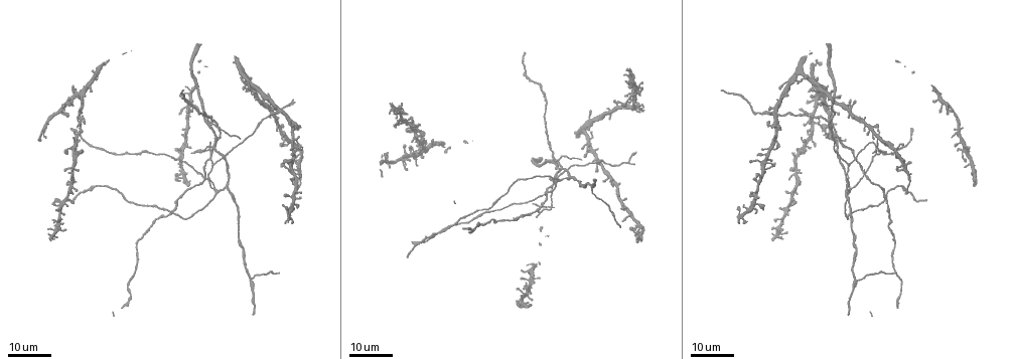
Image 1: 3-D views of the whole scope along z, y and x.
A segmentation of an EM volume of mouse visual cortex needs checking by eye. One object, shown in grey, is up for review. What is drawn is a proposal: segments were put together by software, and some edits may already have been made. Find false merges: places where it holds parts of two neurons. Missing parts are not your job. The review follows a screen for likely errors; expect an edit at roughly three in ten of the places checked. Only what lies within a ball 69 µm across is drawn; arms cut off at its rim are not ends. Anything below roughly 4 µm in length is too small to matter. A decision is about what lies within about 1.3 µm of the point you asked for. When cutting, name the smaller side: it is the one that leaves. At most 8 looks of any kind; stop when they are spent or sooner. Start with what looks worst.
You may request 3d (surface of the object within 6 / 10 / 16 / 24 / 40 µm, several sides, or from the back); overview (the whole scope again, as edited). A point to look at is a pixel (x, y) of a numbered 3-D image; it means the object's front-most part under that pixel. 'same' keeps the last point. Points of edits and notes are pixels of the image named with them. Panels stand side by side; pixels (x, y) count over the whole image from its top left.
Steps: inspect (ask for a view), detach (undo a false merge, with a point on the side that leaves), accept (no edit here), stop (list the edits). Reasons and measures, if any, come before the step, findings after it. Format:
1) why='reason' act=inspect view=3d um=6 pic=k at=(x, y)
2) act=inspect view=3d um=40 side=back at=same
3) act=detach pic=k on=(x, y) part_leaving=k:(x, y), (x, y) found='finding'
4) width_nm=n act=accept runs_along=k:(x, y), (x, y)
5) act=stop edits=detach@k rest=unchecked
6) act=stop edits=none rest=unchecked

why='four or more arms meet' act=inspect view=3d um=24 pic=1 at=(224, 154)

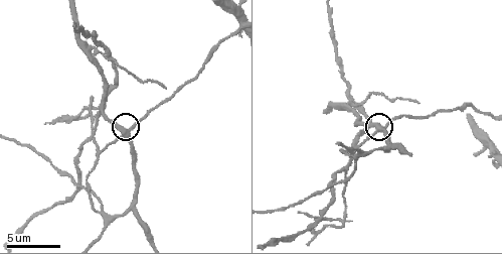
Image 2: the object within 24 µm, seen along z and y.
act=inspect view=3d um=10 pic=2 at=(124, 132)

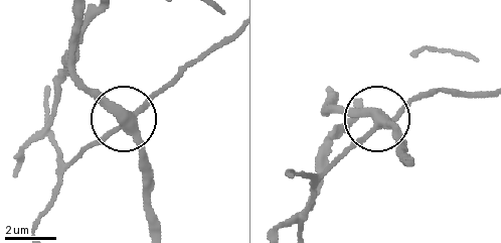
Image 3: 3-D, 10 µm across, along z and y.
act=accept runs_along=3:(34, 227), (66, 168), (121, 119), (69, 67) found='all the same neuron'

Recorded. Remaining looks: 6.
why='three arms meet' act=inspect view=3d um=10 pic=2 at=(339, 220)

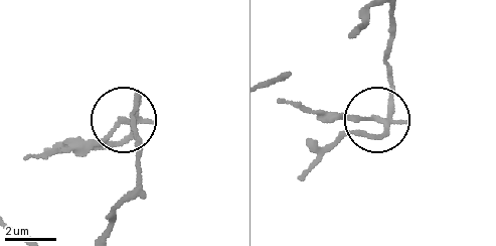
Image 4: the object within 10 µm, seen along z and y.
act=inspect view=3d um=6 pic=4 at=(381, 122)

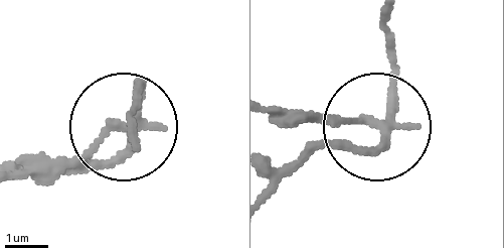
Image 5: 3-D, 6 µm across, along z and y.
act=detach pic=5 on=(79, 156) part_leaving=5:(381, 123), (277, 120) found='two neurons meet here'

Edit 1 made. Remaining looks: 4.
act=inspect view=overview

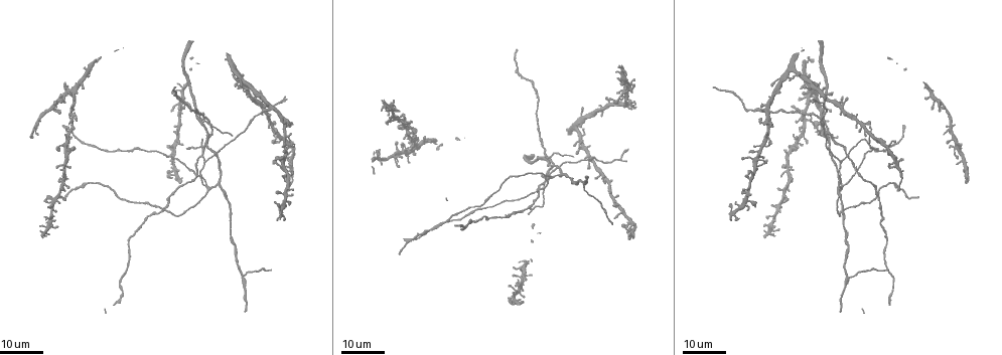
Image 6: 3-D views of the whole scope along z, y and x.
why='four-way junction' act=inspect view=3d um=24 pic=6 at=(845, 153)

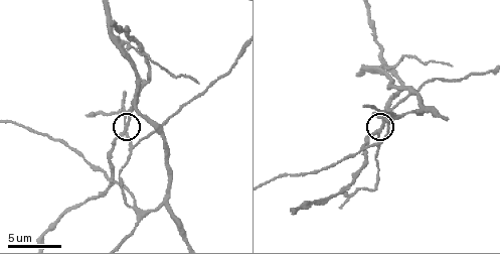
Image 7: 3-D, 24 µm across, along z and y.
why='zoom in' act=inspect view=3d um=10 pic=7 at=(124, 131)

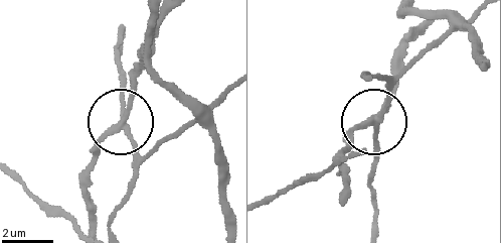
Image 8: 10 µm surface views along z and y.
side_arm_um=54 act=detach pic=8 on=(135, 89) part_leaving=8:(121, 125), (91, 168), (91, 227) found='two neurons meet here'

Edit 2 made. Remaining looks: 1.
act=stop edits=detach@5,detach@8 rest=unchecked

